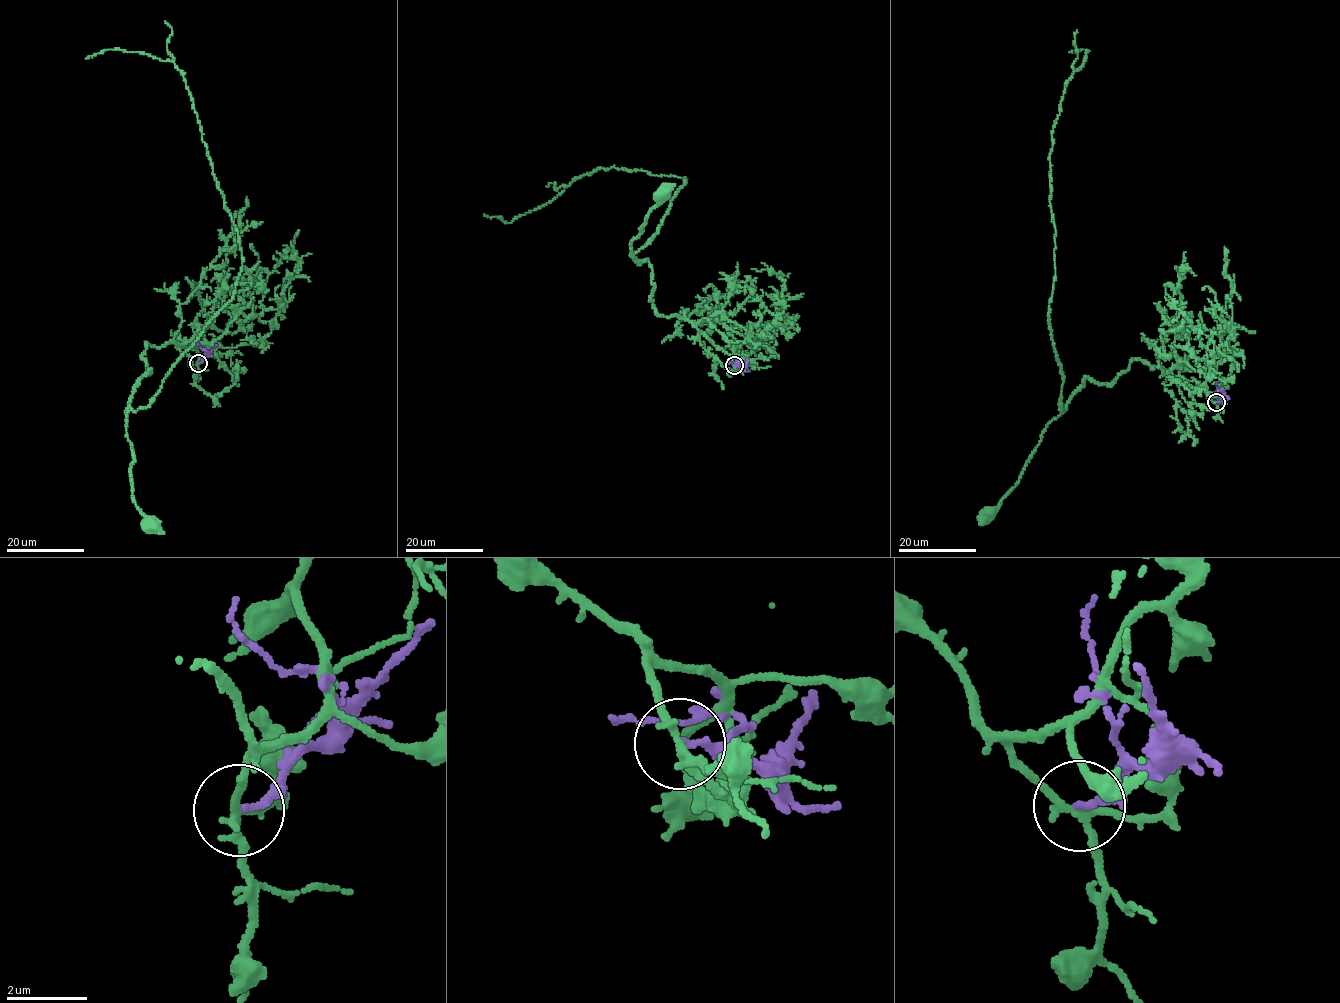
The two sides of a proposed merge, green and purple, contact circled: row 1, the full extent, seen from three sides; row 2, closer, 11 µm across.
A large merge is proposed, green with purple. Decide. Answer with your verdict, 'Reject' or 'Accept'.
Reject

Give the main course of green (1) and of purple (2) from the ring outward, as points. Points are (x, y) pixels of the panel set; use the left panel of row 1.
1: (197, 362), (190, 346), (146, 342), (142, 357), (151, 373), (132, 393), (125, 429), (133, 489), (147, 524)
2: (198, 362), (206, 351), (197, 342)

